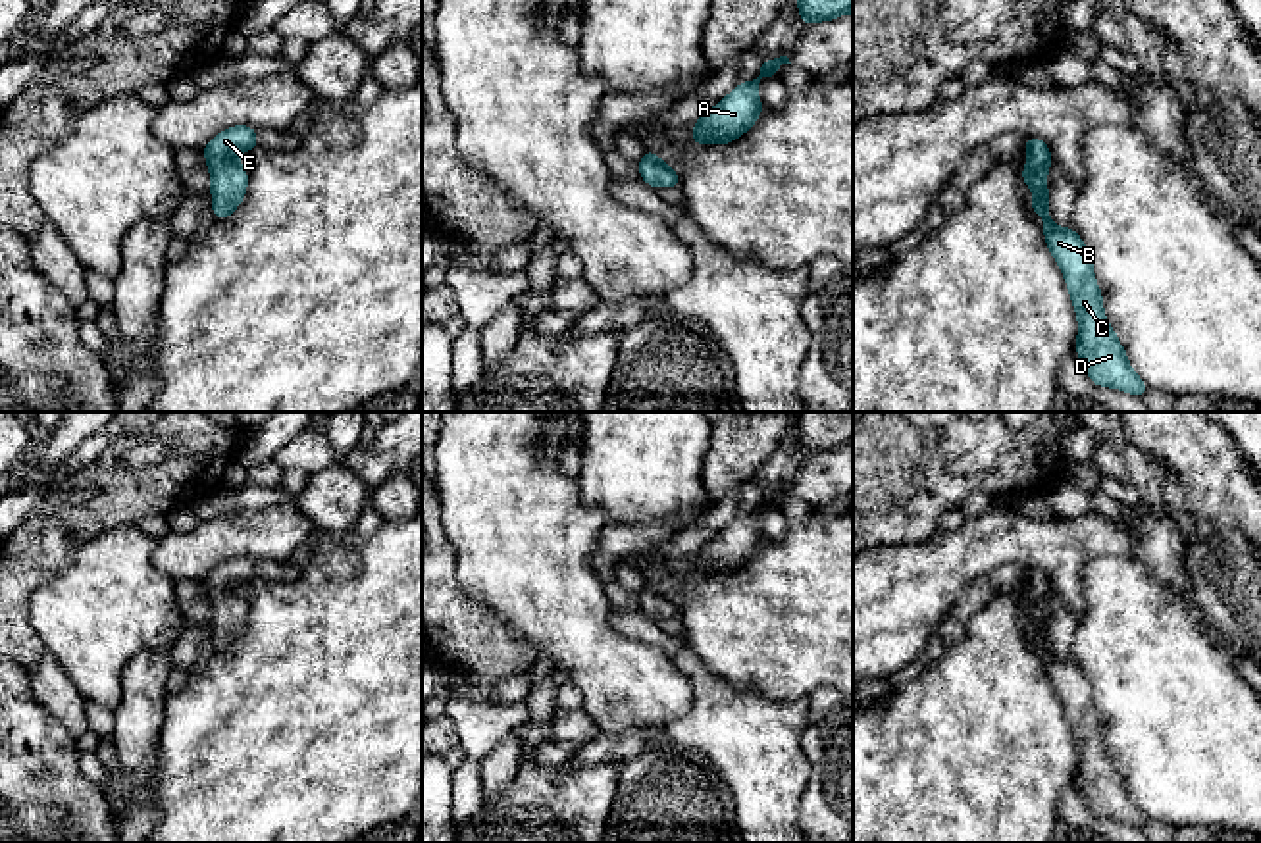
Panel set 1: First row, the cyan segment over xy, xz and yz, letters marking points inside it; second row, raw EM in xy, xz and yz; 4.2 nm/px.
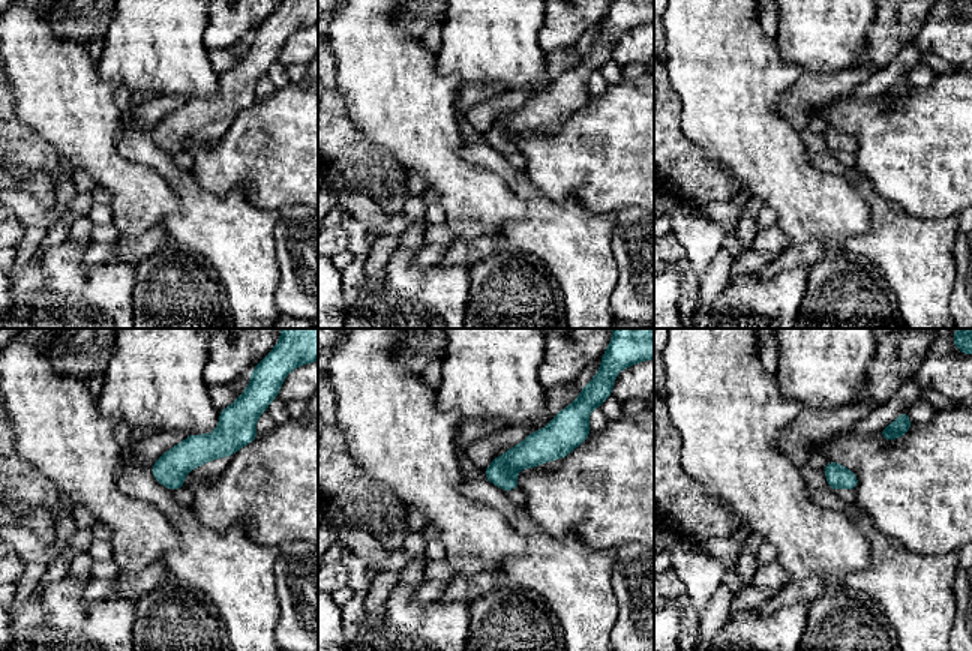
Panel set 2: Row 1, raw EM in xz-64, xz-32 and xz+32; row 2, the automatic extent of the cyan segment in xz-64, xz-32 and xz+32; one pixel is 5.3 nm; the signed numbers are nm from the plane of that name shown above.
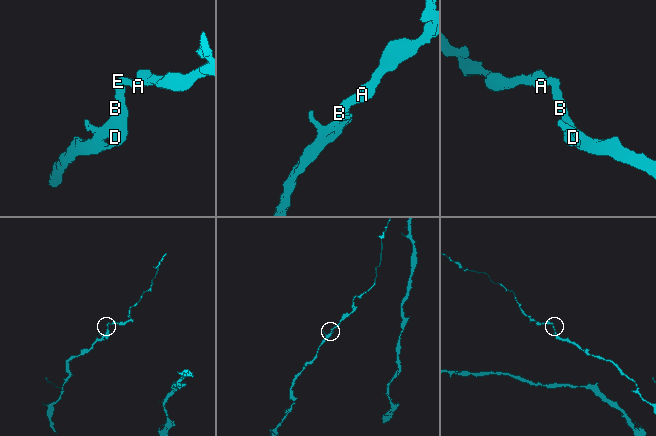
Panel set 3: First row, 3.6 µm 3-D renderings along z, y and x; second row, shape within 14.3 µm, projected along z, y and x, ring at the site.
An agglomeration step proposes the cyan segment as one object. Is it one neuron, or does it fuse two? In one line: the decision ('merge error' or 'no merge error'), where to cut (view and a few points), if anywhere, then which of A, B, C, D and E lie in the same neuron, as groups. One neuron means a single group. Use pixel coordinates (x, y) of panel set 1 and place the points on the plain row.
no merge error | no cut | A B C D E

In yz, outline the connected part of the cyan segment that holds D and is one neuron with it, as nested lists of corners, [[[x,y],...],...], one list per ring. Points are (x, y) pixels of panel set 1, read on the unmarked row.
[[[1024,570],[1024,575],[1028,591],[1022,612],[1034,626],[1030,643],[1040,645],[1043,651],[1045,676],[1063,702],[1076,741],[1080,795],[1092,814],[1144,828],[1147,816],[1130,799],[1124,778],[1105,749],[1090,681],[1072,658],[1061,660],[1049,647],[1047,600],[1053,593],[1051,581],[1042,570]]]

